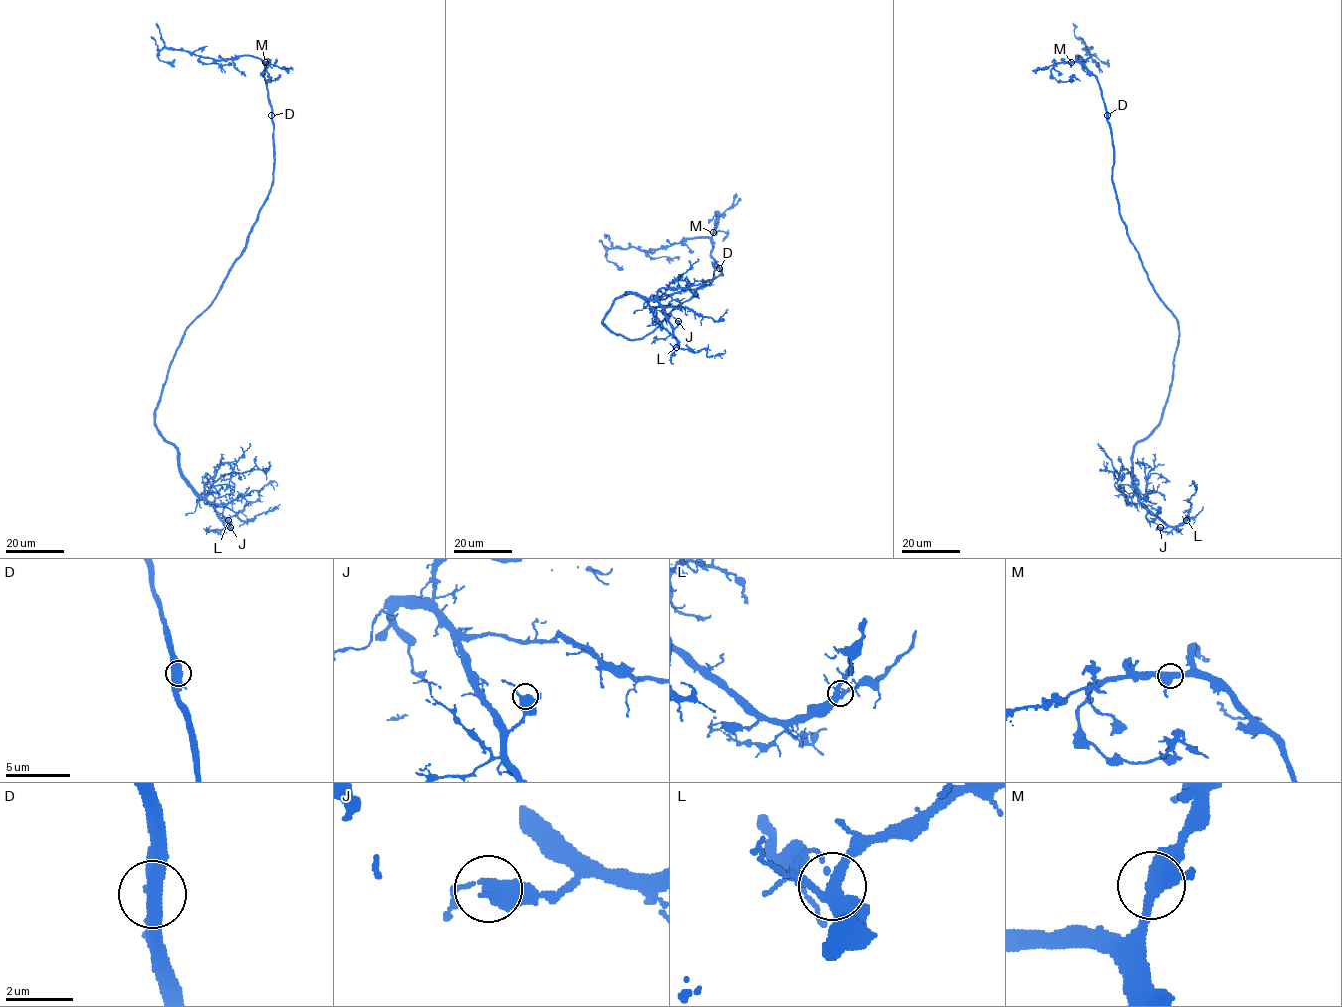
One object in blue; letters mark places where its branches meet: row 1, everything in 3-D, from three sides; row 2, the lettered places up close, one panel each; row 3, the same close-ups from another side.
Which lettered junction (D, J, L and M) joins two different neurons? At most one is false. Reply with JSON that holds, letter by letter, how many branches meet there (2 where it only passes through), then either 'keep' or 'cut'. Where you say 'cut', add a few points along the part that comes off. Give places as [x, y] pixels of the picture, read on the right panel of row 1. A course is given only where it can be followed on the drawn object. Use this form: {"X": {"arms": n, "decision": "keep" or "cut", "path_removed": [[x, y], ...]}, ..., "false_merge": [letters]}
{"D": {"arms": 3, "decision": "keep"}, "J": {"arms": 3, "decision": "keep"}, "L": {"arms": 3, "decision": "keep"}, "M": {"arms": 3, "decision": "keep"}, "false_merge": []}

